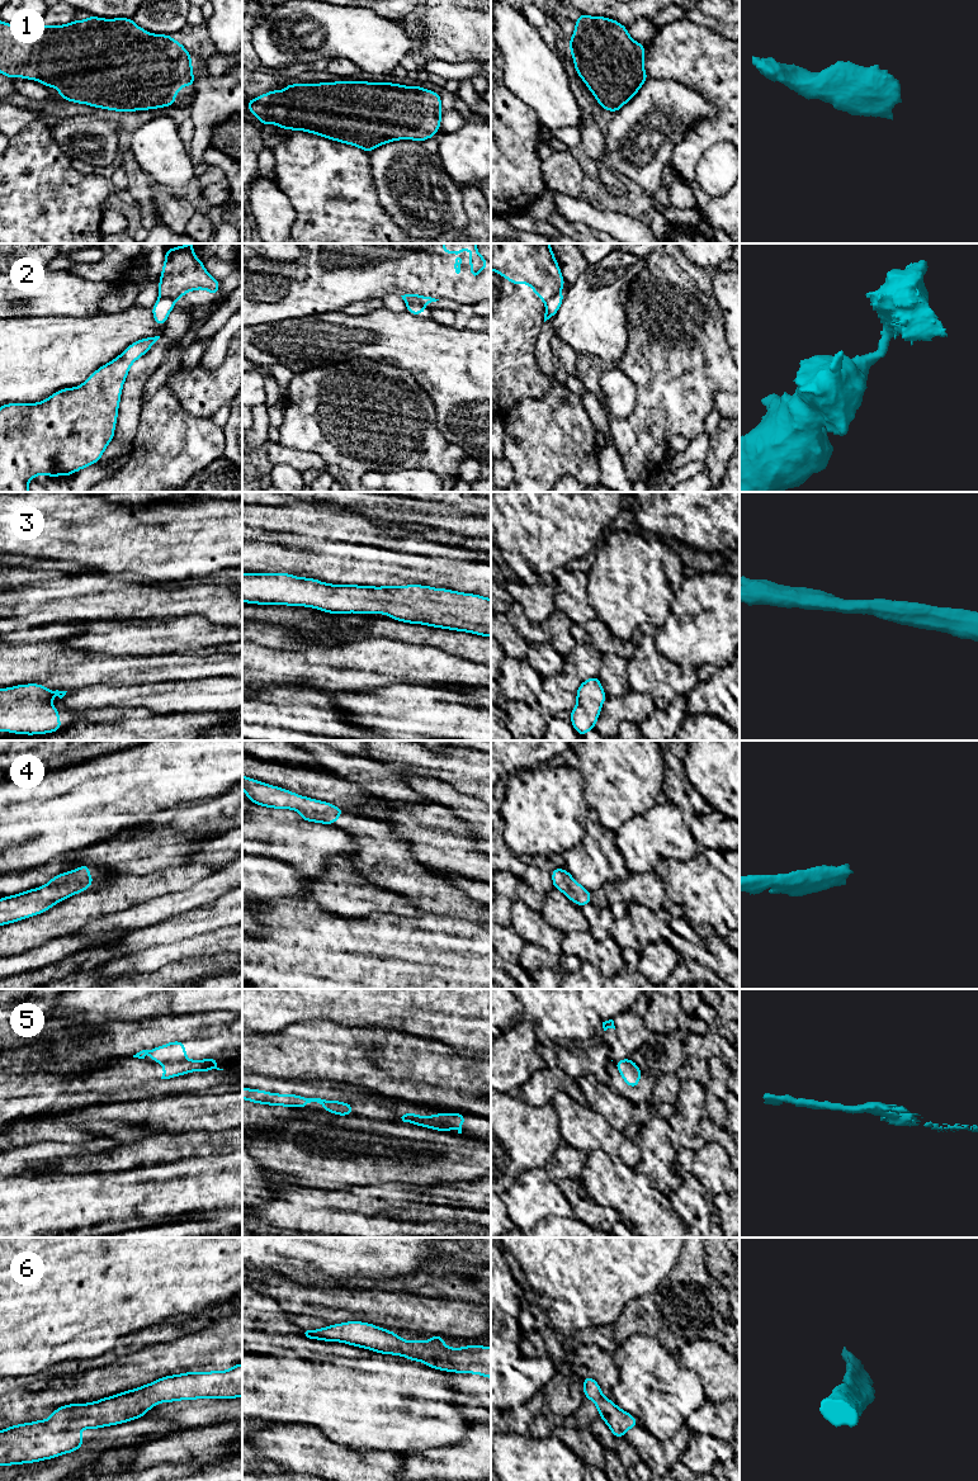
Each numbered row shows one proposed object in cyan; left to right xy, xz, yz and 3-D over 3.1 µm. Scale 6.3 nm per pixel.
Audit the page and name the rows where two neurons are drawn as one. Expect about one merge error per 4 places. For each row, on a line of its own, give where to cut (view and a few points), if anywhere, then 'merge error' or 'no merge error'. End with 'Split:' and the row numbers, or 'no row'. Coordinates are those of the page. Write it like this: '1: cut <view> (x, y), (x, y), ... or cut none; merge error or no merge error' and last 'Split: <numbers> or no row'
1: cut none; no merge error
2: cut xz (406, 301), (416, 301), (424, 306); merge error
3: cut none; no merge error
4: cut none; no merge error
5: cut xy (185, 1059), (161, 1063); merge error
6: cut none; no merge error
Split: 2, 5

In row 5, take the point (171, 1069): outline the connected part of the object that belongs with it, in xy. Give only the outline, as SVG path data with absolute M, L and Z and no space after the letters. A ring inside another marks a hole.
M209 1057L203 1060L178 1060L171 1063L161 1063L164 1073L161 1079L170 1079L178 1075L189 1074L192 1071L211 1071L212 1069L223 1070L217 1066L218 1059Z

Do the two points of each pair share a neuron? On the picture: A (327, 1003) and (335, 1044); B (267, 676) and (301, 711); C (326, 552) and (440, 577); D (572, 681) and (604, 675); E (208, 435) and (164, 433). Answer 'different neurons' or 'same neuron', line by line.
A: different neurons
B: different neurons
C: same neuron
D: different neurons
E: same neuron

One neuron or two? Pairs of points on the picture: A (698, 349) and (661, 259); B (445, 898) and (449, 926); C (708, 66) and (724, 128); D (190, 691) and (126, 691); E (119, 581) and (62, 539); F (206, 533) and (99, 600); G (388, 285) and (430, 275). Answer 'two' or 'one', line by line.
A: one
B: two
C: one
D: one
E: two
F: two
G: one

